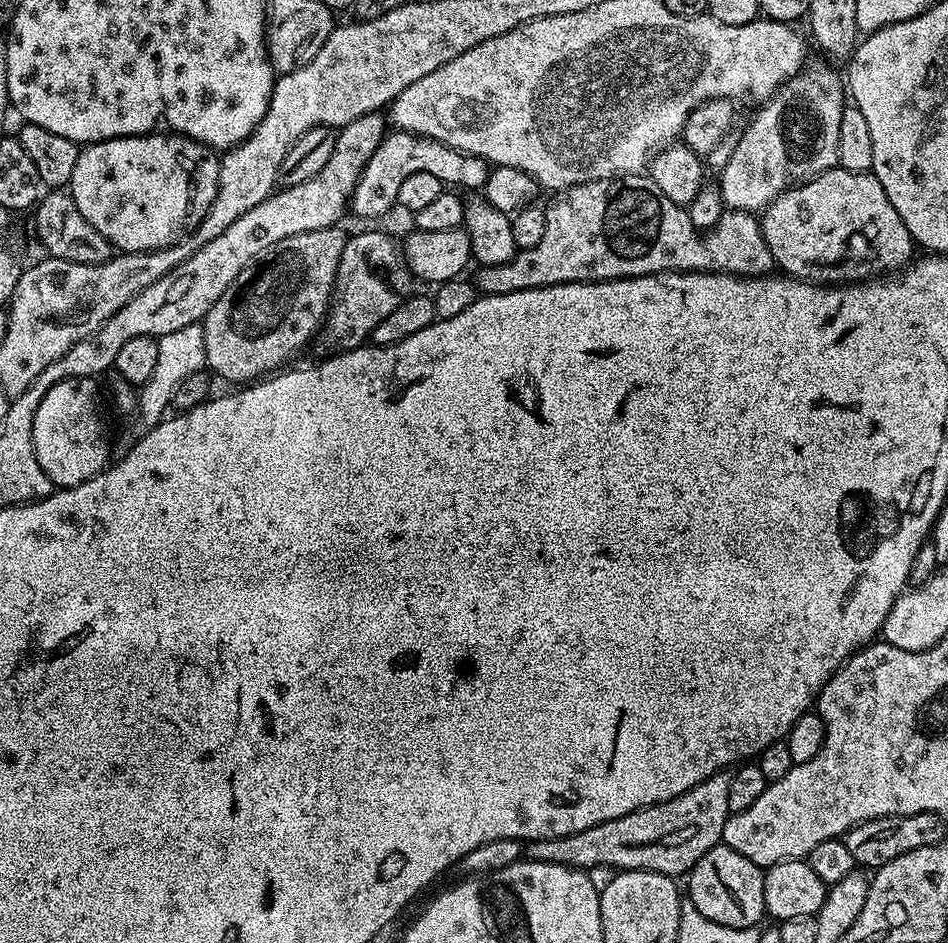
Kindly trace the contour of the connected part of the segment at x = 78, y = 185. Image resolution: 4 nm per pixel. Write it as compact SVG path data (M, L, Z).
M145 134L142 136L120 136L116 140L103 140L97 144L90 144L81 147L78 154L78 162L74 162L74 174L70 185L70 195L81 212L82 217L86 218L98 230L99 234L112 245L113 249L121 253L126 252L156 252L160 248L170 248L177 244L180 239L187 236L189 232L195 230L202 222L202 218L210 210L210 206L216 197L218 190L218 174L220 173L220 156L205 144L198 143L197 140L190 139L189 136L179 134L167 134L168 136L156 136L157 134Z

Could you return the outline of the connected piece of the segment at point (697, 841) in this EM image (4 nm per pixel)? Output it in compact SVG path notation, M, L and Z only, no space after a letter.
M721 770L680 796L649 808L639 808L617 820L602 822L562 838L525 843L523 855L534 862L561 864L567 868L589 870L606 868L626 872L657 872L680 878L716 844L721 843L724 823L730 815L729 788L732 775Z

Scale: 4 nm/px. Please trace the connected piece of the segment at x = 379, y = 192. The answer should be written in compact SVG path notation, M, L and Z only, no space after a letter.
M392 130L385 135L384 141L370 154L370 162L362 170L360 180L356 183L356 191L350 201L351 211L357 212L364 220L376 220L379 216L387 214L391 208L397 207L396 195L398 186L410 178L410 174L434 174L434 178L441 180L446 186L483 189L490 171L488 161L481 160L479 156L471 156L459 152L457 148L450 147L428 136L415 136L412 132Z

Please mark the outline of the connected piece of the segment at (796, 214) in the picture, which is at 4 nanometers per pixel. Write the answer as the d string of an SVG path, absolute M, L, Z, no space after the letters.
M839 166L829 168L811 180L784 189L776 199L767 204L758 221L775 267L781 273L798 280L825 286L859 282L873 274L903 269L913 259L914 241L910 230L906 230L906 222L898 218L898 210L890 206L890 198L886 198L882 182L878 182L871 171L851 172Z

